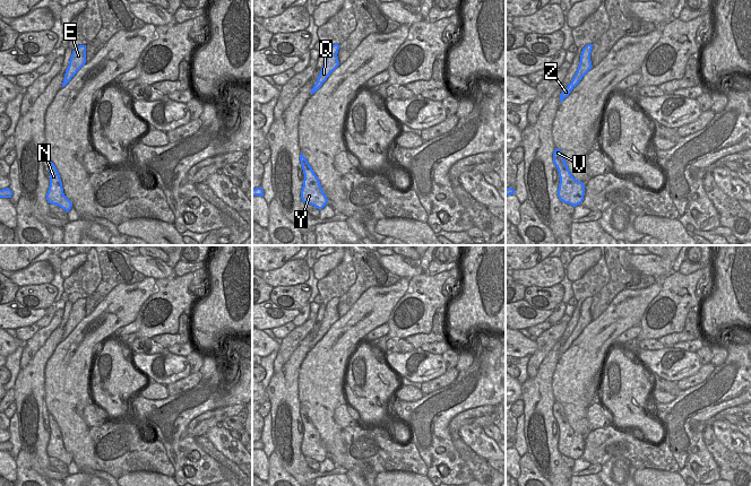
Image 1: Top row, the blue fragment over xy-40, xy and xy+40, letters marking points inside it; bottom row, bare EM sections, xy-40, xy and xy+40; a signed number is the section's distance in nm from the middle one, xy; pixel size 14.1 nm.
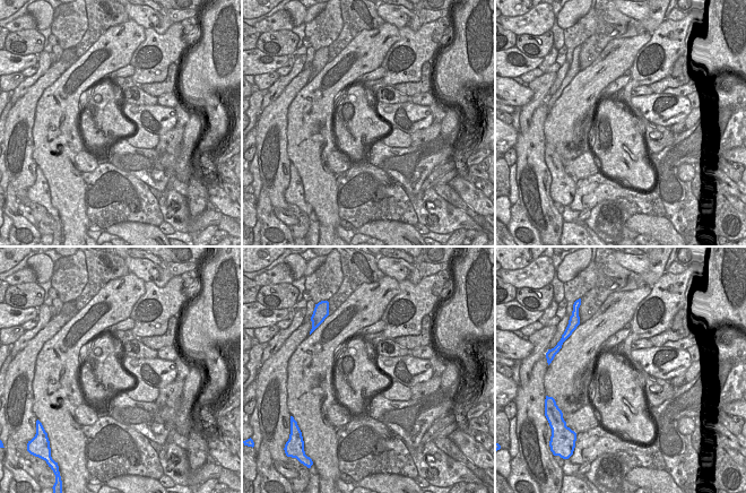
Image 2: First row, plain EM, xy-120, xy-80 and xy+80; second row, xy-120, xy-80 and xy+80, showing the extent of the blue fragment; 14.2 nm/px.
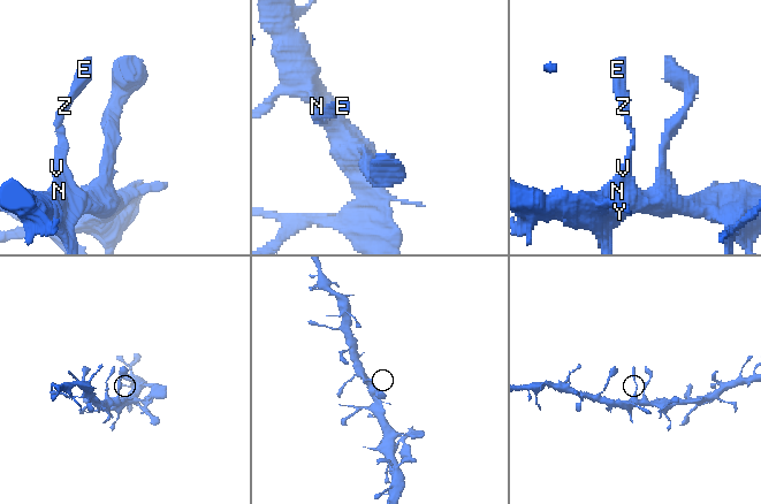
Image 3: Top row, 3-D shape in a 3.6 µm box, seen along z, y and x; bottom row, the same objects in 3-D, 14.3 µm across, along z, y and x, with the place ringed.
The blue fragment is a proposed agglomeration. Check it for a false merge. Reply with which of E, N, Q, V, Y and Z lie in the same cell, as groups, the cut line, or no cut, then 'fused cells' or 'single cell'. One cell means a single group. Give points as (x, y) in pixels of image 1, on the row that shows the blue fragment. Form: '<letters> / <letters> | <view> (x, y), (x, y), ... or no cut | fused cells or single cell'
E N Q V Y Z | no cut | single cell

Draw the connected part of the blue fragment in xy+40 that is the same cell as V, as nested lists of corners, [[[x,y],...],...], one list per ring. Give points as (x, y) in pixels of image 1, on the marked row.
[[[554,149],[553,163],[558,168],[560,183],[558,189],[559,199],[573,207],[580,205],[585,196],[585,185],[576,180],[570,173],[564,156],[560,149]]]

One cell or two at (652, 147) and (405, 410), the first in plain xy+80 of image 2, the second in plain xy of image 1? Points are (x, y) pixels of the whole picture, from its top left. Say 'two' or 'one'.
two

